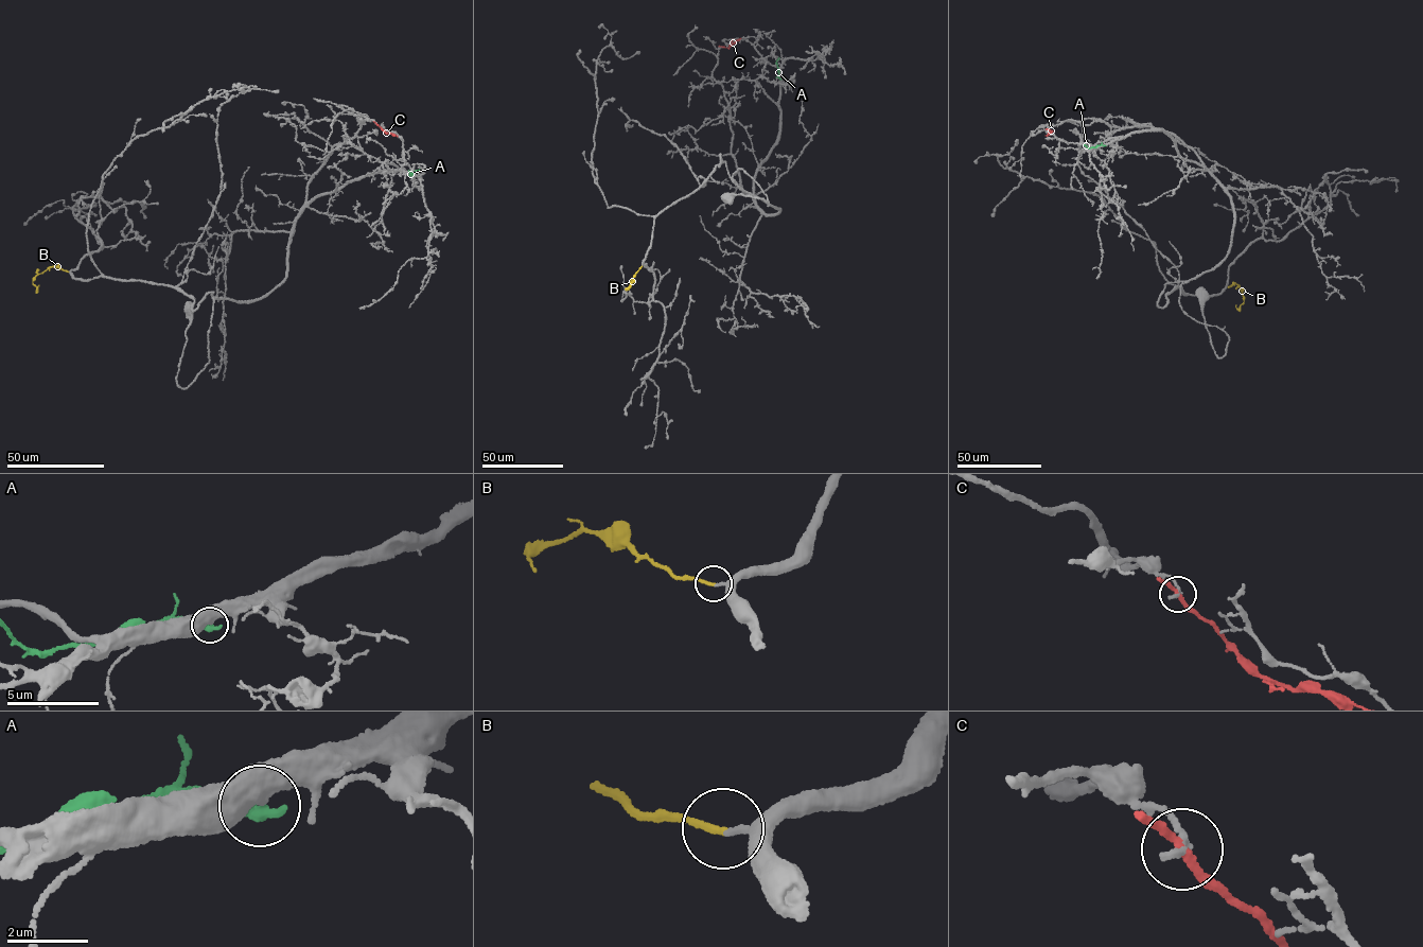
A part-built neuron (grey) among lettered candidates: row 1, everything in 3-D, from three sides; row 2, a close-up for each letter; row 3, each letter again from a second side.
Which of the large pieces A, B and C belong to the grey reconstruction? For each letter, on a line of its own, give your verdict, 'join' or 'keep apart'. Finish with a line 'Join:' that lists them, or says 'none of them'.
A: keep apart
B: join
C: keep apart
Join: B

